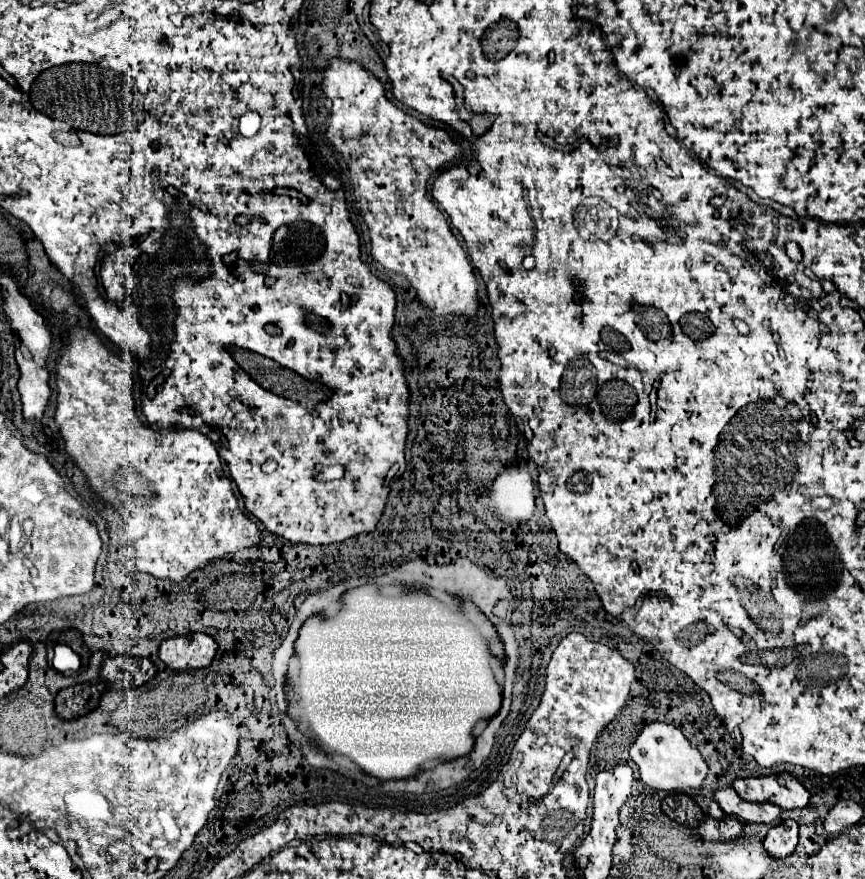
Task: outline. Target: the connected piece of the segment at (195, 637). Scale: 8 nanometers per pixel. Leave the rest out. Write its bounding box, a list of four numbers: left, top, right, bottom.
[159,633,217,671]

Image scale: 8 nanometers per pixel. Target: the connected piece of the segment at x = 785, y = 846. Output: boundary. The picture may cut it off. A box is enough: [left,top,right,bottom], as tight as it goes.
[765,819,797,859]

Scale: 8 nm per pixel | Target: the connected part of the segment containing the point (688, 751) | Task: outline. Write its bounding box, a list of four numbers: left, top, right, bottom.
[629,723,707,791]

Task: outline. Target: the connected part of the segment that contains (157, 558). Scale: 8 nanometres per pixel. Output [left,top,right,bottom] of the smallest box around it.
[55,327,259,583]

